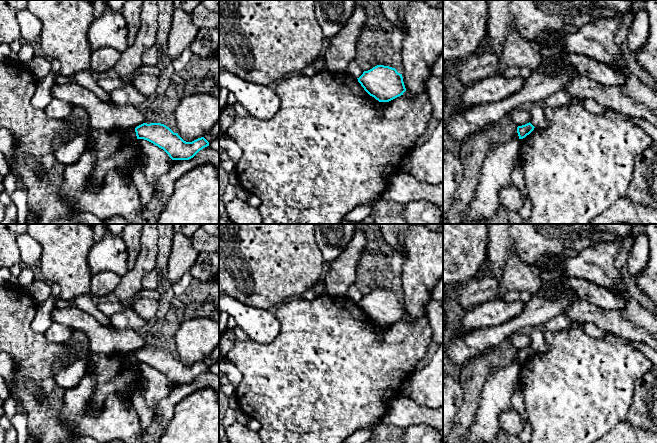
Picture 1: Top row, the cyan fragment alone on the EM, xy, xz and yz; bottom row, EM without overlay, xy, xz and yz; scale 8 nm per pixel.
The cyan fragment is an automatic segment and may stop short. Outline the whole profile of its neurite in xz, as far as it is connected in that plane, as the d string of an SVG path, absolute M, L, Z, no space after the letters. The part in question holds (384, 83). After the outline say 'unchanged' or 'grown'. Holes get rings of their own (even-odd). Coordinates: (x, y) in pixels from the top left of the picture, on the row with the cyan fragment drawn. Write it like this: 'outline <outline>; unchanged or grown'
outline M377 65L357 78L364 90L379 102L389 102L406 91L402 74L395 68Z; unchanged

